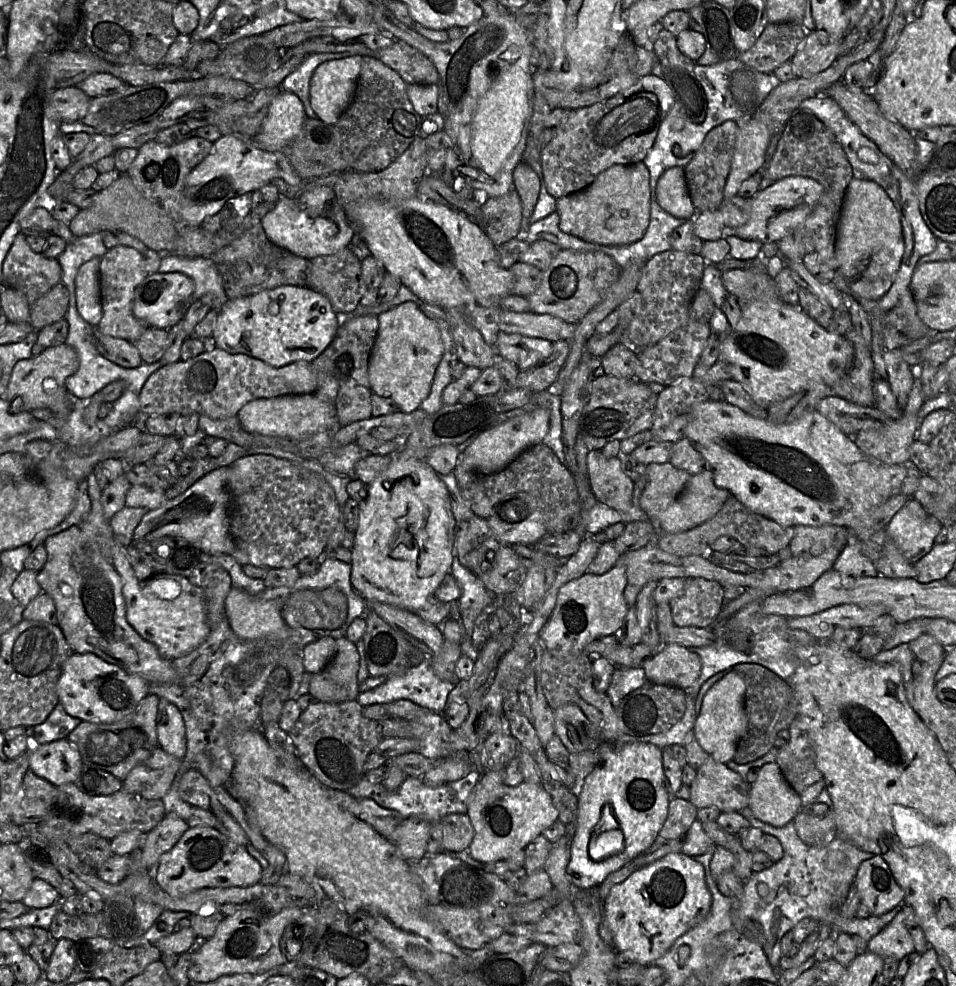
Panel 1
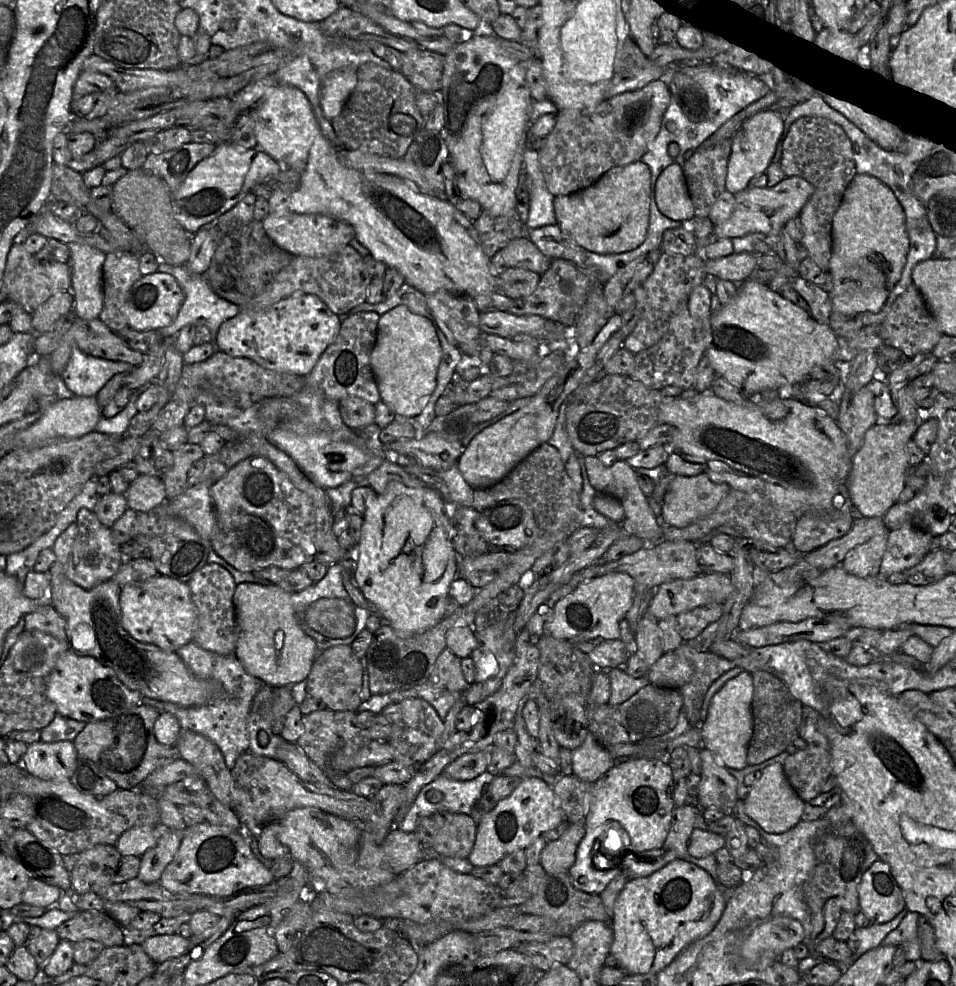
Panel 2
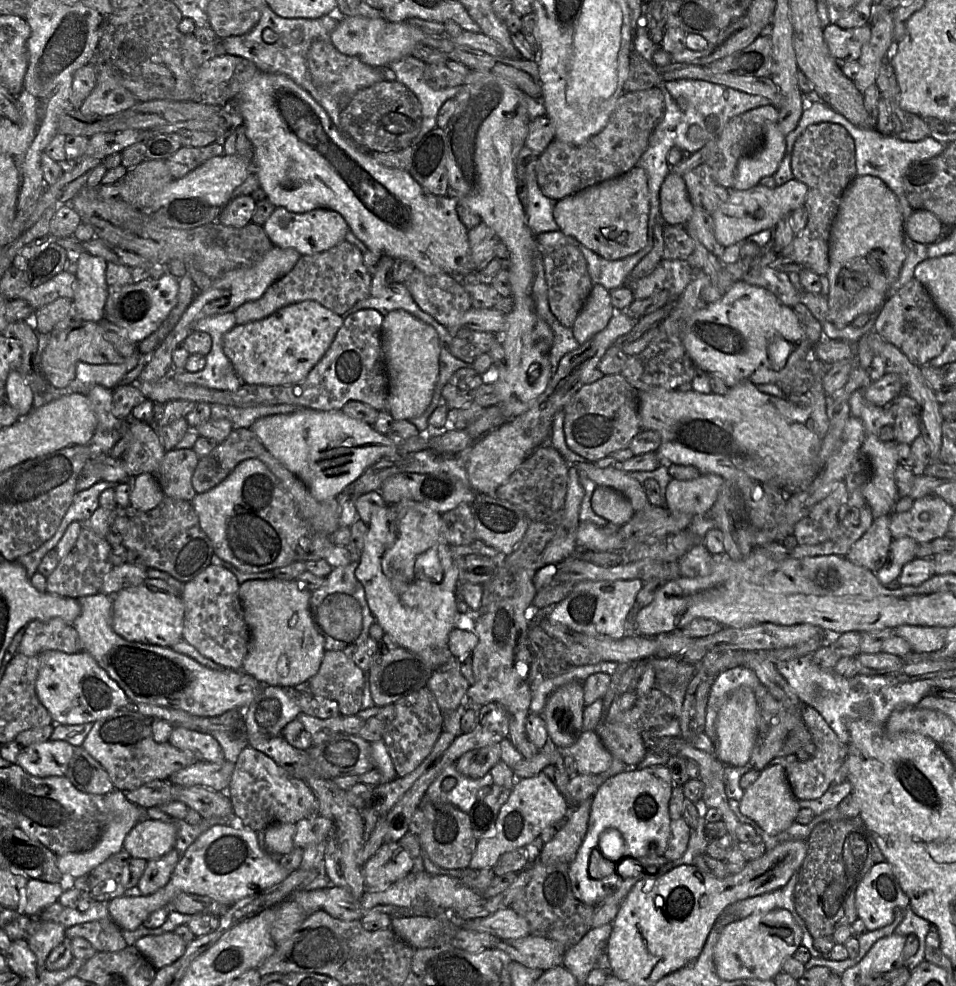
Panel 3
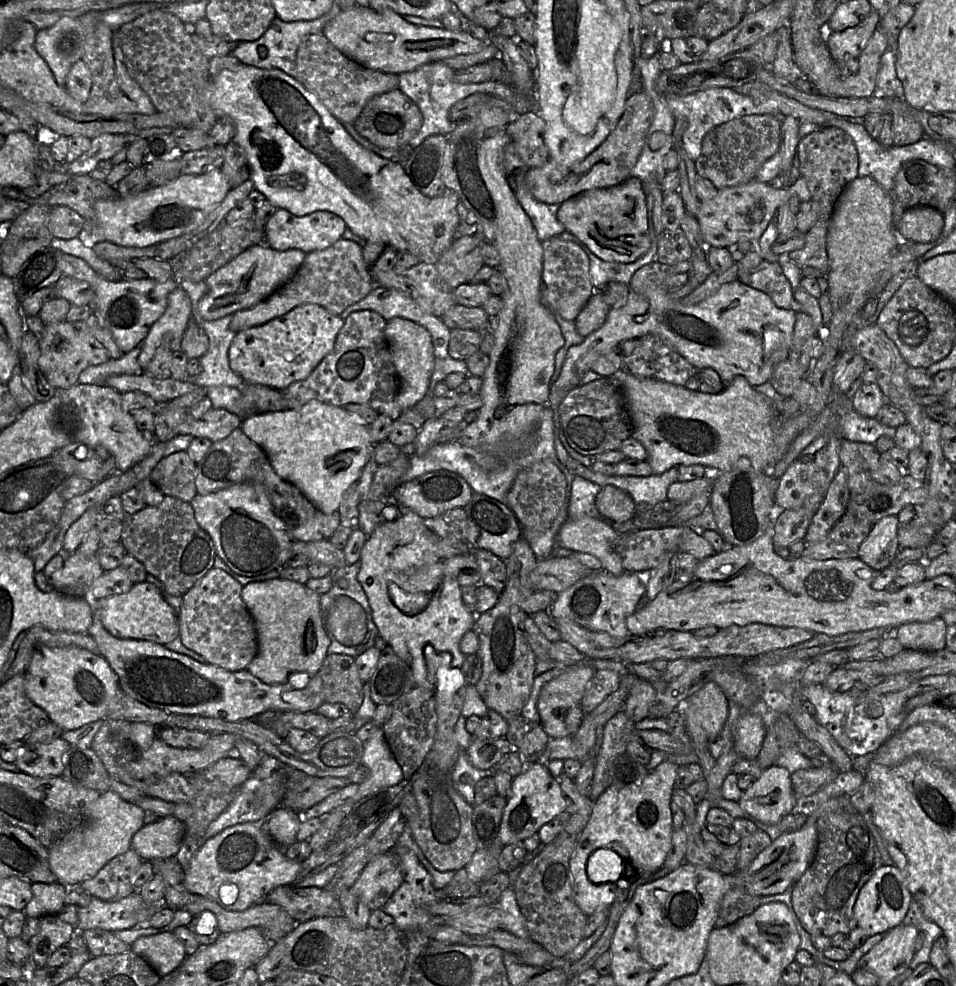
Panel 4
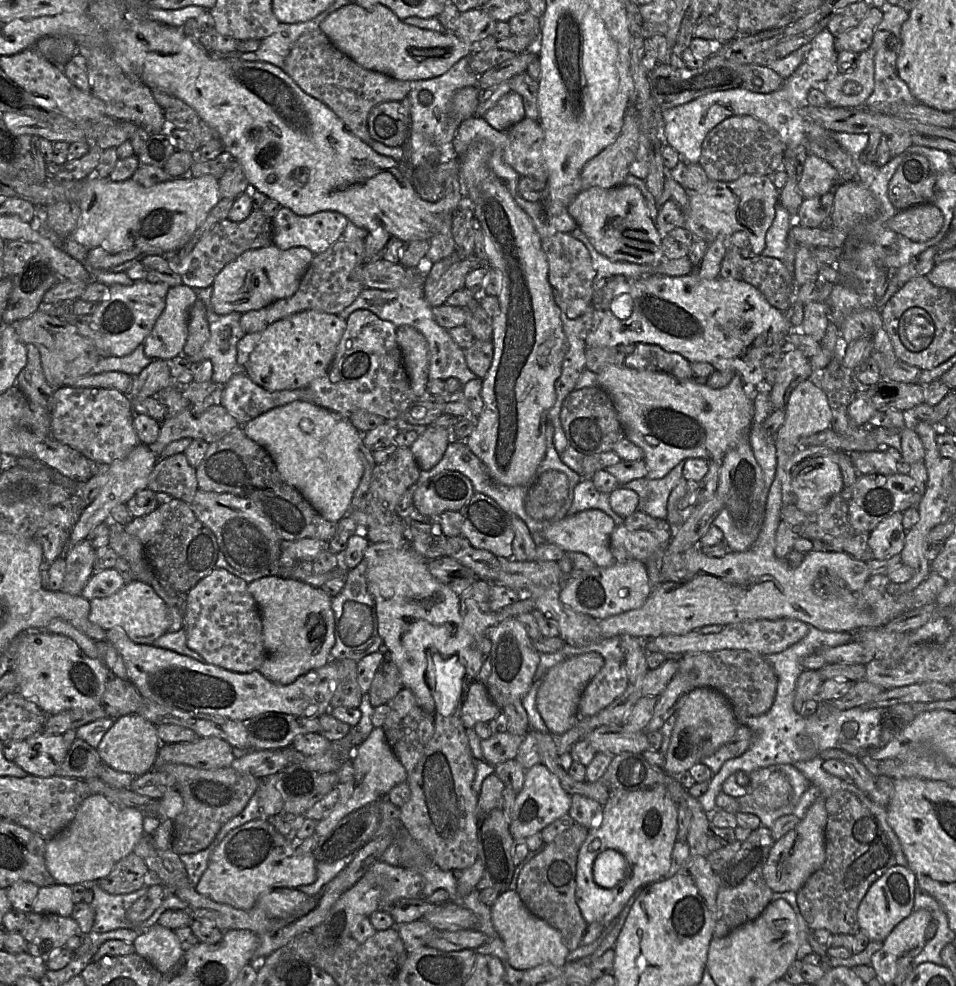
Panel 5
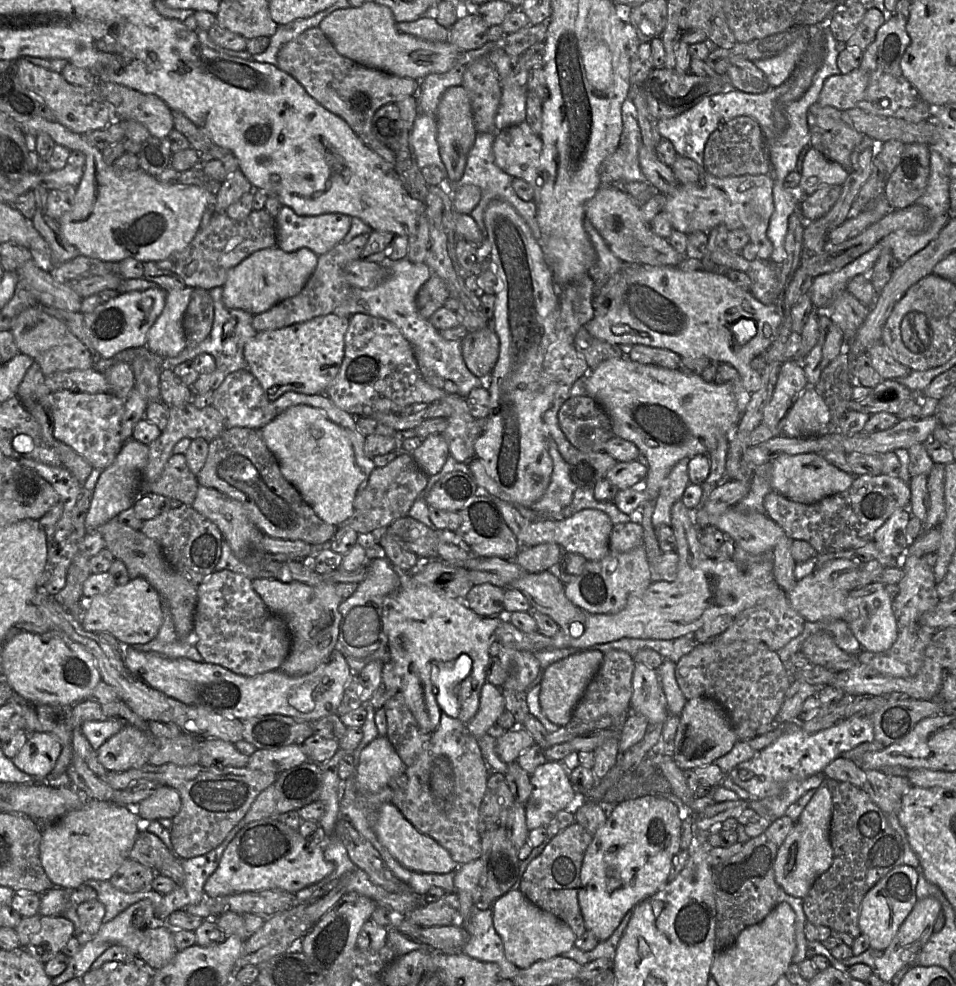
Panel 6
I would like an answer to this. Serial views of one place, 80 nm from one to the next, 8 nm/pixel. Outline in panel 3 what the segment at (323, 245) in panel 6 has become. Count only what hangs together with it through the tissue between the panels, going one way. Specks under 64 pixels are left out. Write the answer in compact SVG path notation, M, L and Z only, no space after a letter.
M276 207L263 228L275 247L294 249L302 256L325 252L345 241L350 230L344 218L335 211L315 209L305 213L293 213L283 207Z

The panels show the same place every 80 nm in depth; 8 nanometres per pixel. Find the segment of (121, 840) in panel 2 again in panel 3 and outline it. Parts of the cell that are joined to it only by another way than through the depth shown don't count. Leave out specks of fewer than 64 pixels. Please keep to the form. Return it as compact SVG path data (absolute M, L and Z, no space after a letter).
M142 819L126 835L123 850L128 852L131 858L144 859L146 861L157 859L175 848L176 836L177 828L173 822Z

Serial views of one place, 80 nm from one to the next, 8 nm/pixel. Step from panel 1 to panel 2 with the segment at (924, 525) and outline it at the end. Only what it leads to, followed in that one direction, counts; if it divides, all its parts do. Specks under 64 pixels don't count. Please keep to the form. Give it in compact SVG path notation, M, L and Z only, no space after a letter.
M911 524L889 530L879 577L887 580L891 574L904 572L918 564L931 552L930 545L933 538L930 533Z

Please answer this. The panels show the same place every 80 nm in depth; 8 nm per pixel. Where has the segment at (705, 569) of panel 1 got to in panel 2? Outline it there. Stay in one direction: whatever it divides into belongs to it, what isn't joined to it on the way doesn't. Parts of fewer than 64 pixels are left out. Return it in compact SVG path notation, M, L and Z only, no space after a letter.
M660 541L657 544L648 544L635 553L600 564L598 575L626 573L634 579L635 593L657 588L662 583L671 580L691 579L703 574L697 558L697 546L697 543L689 541Z

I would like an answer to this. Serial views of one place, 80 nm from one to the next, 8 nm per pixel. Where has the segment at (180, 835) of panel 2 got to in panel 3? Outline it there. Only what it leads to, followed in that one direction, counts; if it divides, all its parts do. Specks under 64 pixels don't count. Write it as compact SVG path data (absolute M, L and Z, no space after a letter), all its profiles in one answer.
M173 848L160 858L147 861L144 873L137 884L136 894L151 895L165 886L179 859L178 851Z

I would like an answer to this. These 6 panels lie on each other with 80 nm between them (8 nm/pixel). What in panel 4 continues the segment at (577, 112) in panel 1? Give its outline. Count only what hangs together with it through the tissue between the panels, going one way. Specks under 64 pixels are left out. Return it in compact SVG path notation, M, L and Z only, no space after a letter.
M643 90L631 94L619 122L601 145L581 161L571 165L563 165L549 158L544 165L528 169L525 174L527 189L540 202L561 204L586 190L608 188L622 183L631 176L653 117L654 108L647 93Z

